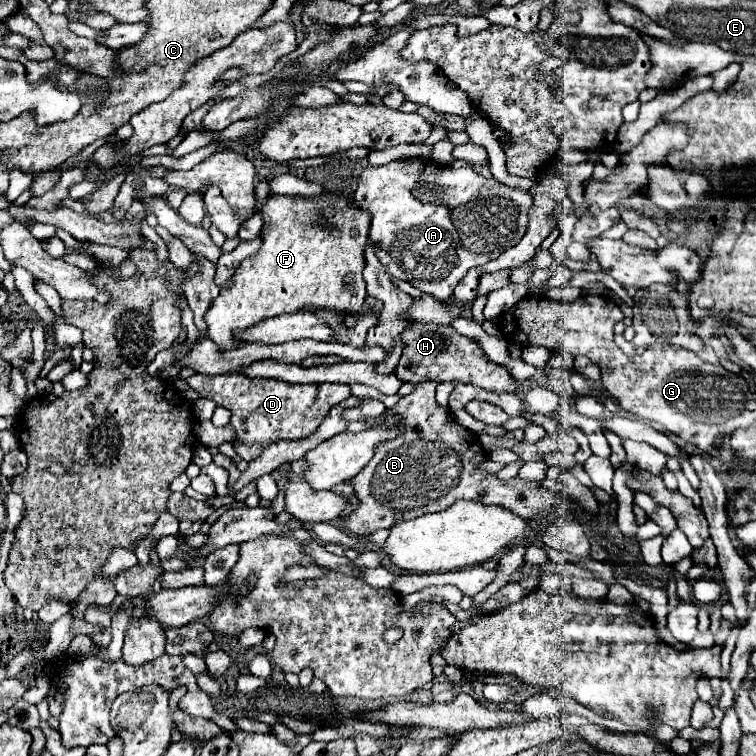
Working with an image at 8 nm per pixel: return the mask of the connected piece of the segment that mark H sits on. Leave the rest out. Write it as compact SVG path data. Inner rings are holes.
M412 322L408 330L402 334L404 350L402 358L396 366L396 376L402 382L448 382L456 380L462 384L474 384L478 388L484 388L488 392L496 394L524 394L526 386L512 378L512 374L494 362L486 358L486 354L480 350L480 346L456 332L452 326L438 326L438 324L422 324Z

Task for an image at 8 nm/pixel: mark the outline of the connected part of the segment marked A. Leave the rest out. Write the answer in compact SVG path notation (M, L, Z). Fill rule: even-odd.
M424 158L394 160L378 168L368 166L362 172L354 198L362 210L370 212L370 240L382 246L378 258L388 266L388 272L394 278L410 282L414 288L434 296L440 302L452 296L452 290L470 268L490 262L500 252L516 246L516 242L524 238L528 214L532 208L532 194L524 190L504 186L494 178L488 180L476 174L472 168L456 170L452 166L436 164Z

